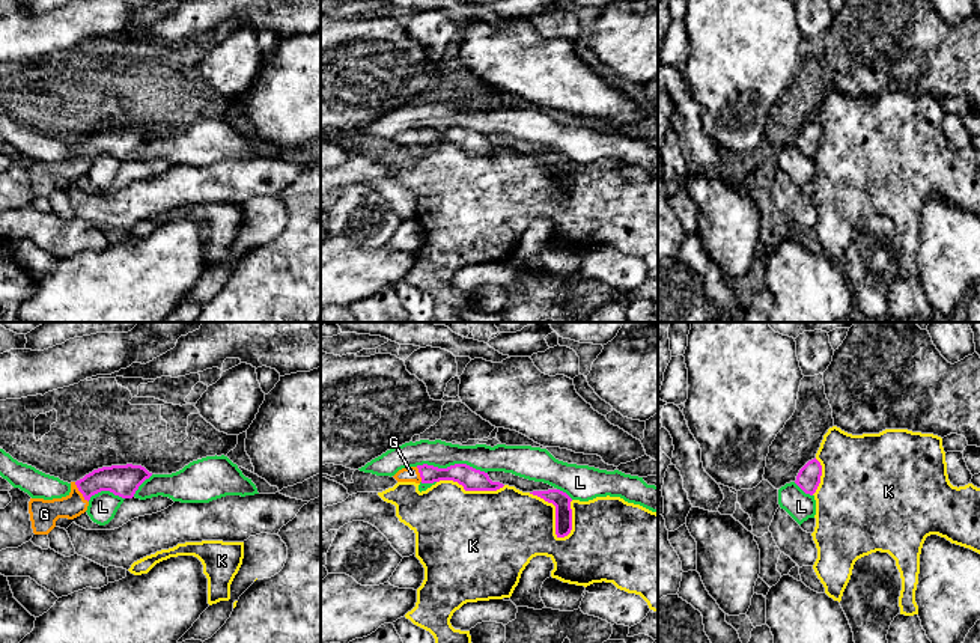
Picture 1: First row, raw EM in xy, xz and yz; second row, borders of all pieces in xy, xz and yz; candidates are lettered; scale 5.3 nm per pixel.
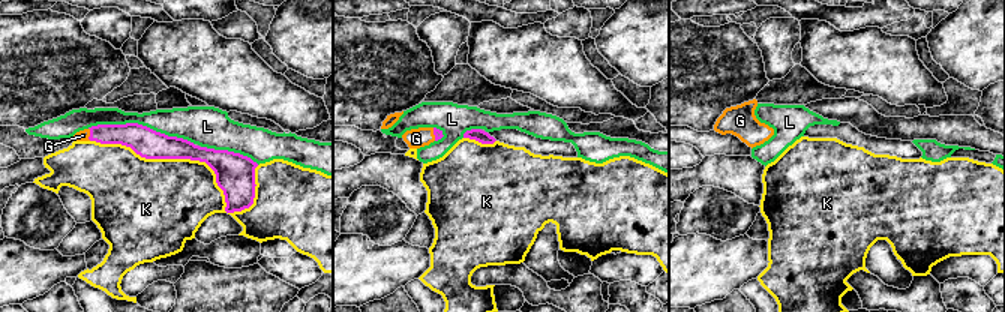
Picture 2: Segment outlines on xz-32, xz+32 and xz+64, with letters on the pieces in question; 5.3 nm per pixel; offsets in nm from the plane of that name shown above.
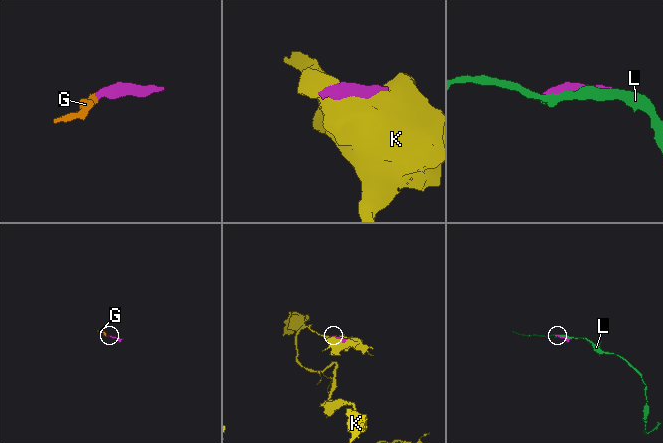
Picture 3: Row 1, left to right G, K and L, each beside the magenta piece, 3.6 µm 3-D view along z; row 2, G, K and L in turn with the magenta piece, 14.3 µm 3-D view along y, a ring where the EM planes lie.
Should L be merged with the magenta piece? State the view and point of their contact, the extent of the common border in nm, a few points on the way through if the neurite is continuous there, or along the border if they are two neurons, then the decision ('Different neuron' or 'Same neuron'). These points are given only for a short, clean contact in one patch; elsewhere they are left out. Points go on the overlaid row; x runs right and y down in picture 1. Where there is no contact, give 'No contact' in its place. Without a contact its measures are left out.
Touches magenta at xz (452, 466). Shared border 380 nm. Different neuron

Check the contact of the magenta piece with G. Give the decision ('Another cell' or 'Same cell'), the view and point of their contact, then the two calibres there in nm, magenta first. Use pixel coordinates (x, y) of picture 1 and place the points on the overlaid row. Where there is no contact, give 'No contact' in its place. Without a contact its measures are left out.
Same cell. Touches magenta at xy (80, 491). Thickness 170 nm (magenta) against 150 nm

